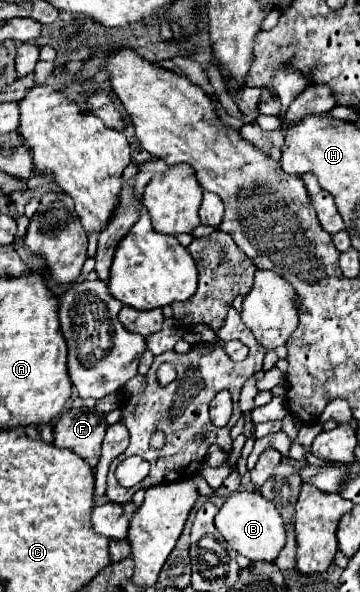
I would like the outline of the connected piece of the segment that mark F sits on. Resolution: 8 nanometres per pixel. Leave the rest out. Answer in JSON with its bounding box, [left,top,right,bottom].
[55,408,107,470]

